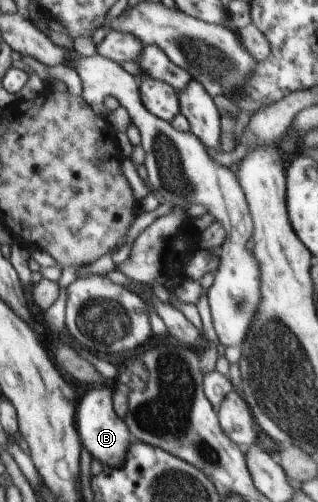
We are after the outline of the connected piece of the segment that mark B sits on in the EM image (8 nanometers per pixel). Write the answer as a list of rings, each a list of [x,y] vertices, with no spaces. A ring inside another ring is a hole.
[[[98,385],[100,388],[90,390],[84,400],[78,406],[76,414],[76,426],[78,434],[86,446],[86,450],[100,462],[104,467],[119,469],[130,457],[128,449],[131,448],[133,436],[129,428],[124,424],[113,407],[113,388],[112,386]],[[106,386],[106,388],[104,388]]]

